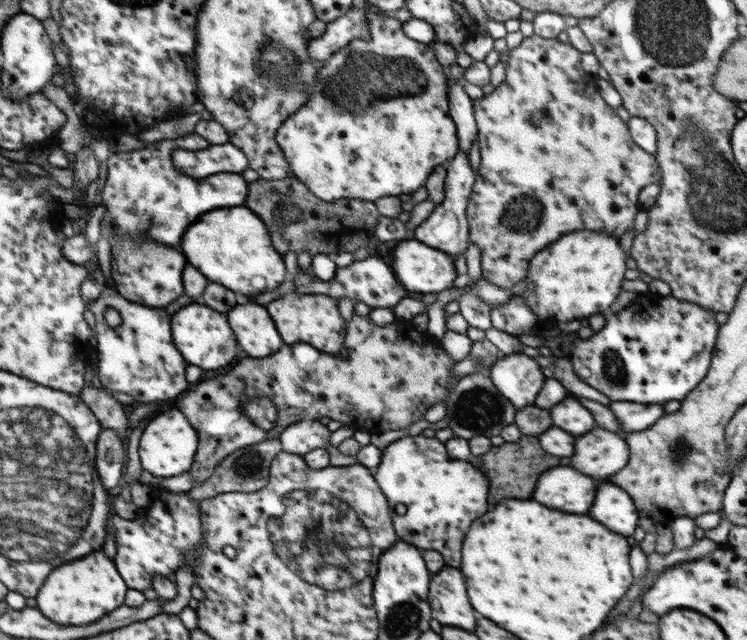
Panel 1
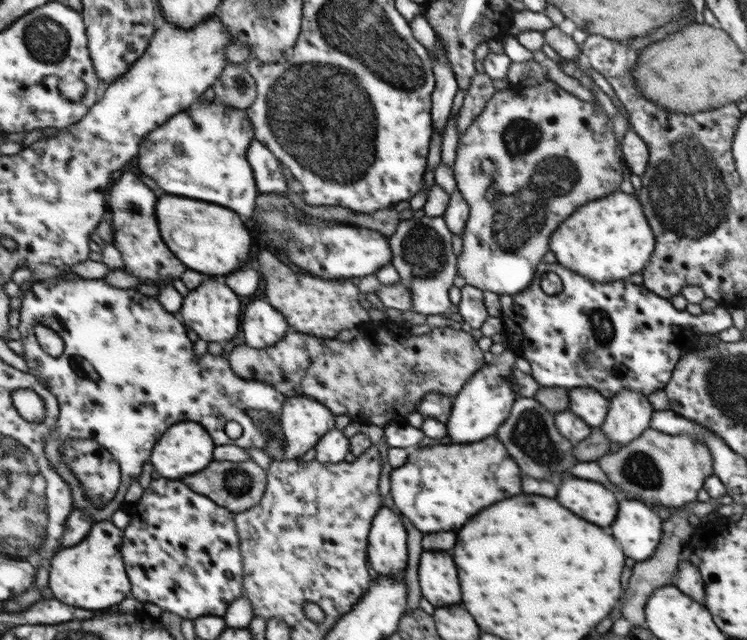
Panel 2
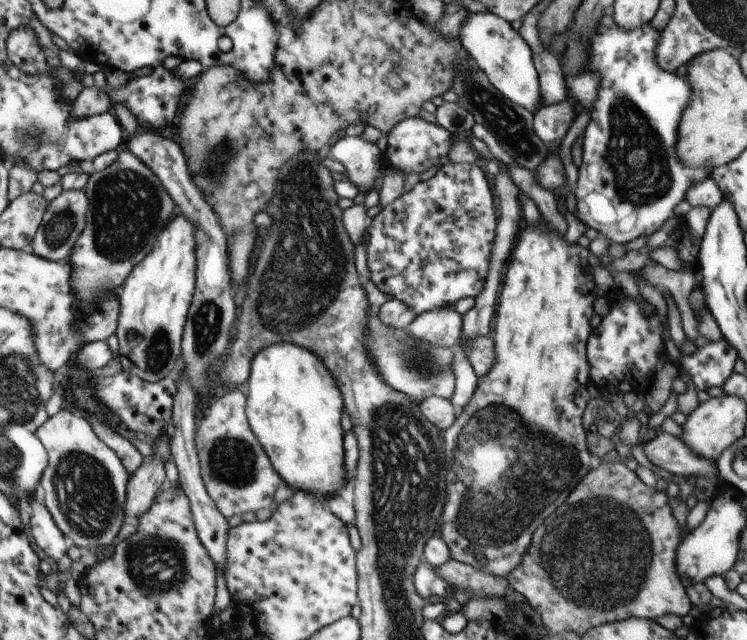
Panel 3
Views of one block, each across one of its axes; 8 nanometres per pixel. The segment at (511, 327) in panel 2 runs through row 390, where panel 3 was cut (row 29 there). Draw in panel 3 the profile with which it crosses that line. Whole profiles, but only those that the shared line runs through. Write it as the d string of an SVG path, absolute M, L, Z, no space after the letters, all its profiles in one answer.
M611 16L605 19L589 41L589 58L585 63L586 72L599 72L602 80L598 100L594 110L590 110L590 124L583 134L584 160L576 188L576 206L580 222L604 234L610 243L625 244L660 230L664 222L674 216L673 210L683 200L688 188L696 181L703 181L711 172L684 166L676 152L679 124L691 99L691 86L687 78L666 72L655 61L655 48L662 31L652 29L649 24L633 31L623 31Z

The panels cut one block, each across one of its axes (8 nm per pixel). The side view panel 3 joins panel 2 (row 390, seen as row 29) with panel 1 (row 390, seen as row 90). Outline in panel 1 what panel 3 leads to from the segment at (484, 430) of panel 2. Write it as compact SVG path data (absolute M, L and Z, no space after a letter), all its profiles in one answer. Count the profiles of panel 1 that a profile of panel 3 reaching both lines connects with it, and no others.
M523 352L499 358L488 373L496 388L518 409L533 404L544 384L542 367Z

